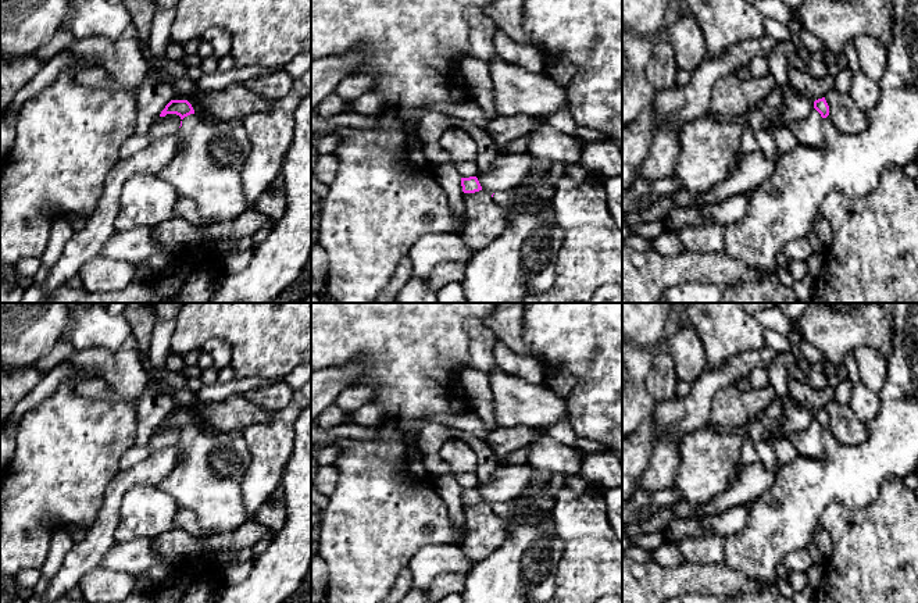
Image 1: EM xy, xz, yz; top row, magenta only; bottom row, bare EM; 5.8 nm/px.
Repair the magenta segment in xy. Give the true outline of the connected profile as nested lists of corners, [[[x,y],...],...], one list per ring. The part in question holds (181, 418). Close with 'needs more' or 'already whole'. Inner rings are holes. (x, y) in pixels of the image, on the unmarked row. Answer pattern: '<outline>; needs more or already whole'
[[[171,411],[160,428],[181,428],[181,459],[158,488],[192,511],[203,531],[222,534],[247,521],[240,482],[251,463],[242,436],[201,432],[187,411]]]; needs more

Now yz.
[[[893,303],[893,352],[889,357],[887,375],[879,389],[879,411],[868,422],[868,438],[860,445],[840,445],[829,432],[829,417],[825,408],[814,413],[814,420],[824,429],[824,457],[808,459],[797,456],[793,461],[779,467],[775,482],[761,493],[749,509],[749,518],[742,531],[724,538],[724,564],[744,572],[749,578],[775,585],[776,568],[787,554],[804,550],[814,540],[819,517],[831,503],[840,503],[847,509],[861,509],[874,502],[887,478],[904,479],[918,467],[918,303]]]; needs more

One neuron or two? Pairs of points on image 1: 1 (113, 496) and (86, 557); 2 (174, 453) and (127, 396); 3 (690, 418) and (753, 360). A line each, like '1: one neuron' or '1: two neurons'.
1: one neuron
2: two neurons
3: one neuron

